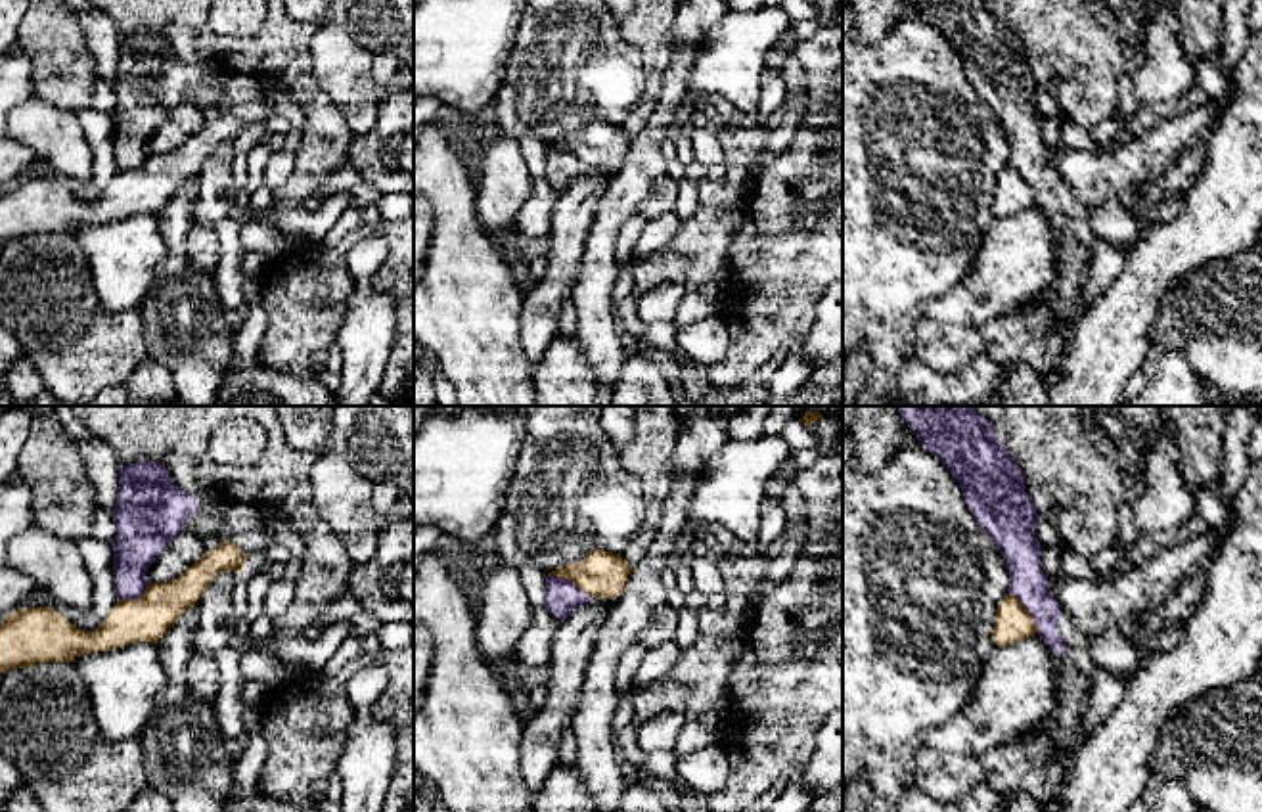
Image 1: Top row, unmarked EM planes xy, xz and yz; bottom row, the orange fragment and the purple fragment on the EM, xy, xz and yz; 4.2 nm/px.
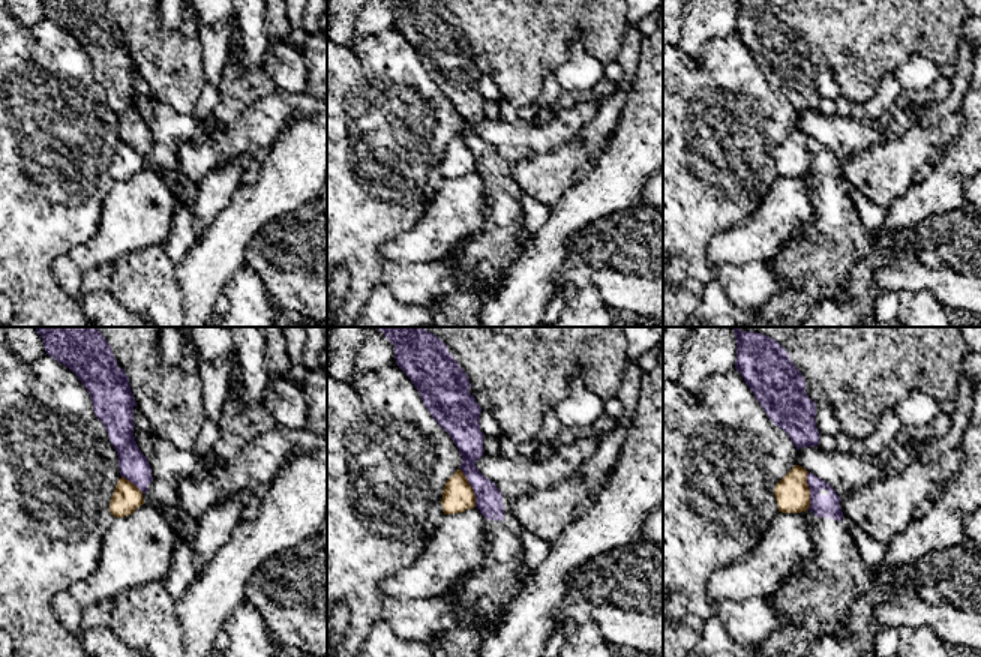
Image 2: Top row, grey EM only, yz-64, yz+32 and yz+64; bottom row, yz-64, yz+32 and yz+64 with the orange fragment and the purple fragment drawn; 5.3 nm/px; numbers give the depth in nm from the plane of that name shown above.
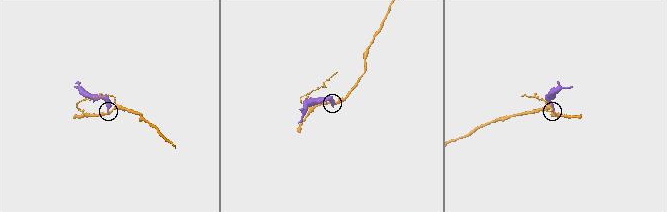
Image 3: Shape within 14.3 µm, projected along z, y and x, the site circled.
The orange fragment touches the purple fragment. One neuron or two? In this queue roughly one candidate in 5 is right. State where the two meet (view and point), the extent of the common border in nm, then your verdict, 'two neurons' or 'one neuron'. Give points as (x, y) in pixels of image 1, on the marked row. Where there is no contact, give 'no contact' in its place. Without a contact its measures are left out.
meets orange in yz at (1027, 611); contact 220 nm long; two neurons

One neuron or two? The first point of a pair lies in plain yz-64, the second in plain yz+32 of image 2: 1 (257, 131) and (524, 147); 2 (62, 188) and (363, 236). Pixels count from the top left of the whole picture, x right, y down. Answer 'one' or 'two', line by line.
1: one
2: one

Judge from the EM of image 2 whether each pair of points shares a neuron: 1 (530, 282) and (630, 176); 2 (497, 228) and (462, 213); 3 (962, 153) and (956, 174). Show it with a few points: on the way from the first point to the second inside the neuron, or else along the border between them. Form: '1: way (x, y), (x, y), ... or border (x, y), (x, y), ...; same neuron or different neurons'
1: way (546, 252), (551, 240), (600, 194); same neuron
2: border (485, 189), (485, 225), (458, 245); different neurons
3: way (962, 158), (956, 170); same neuron

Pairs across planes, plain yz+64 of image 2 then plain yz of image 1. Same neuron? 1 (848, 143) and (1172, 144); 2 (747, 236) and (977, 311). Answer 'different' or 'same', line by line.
1: same
2: same

